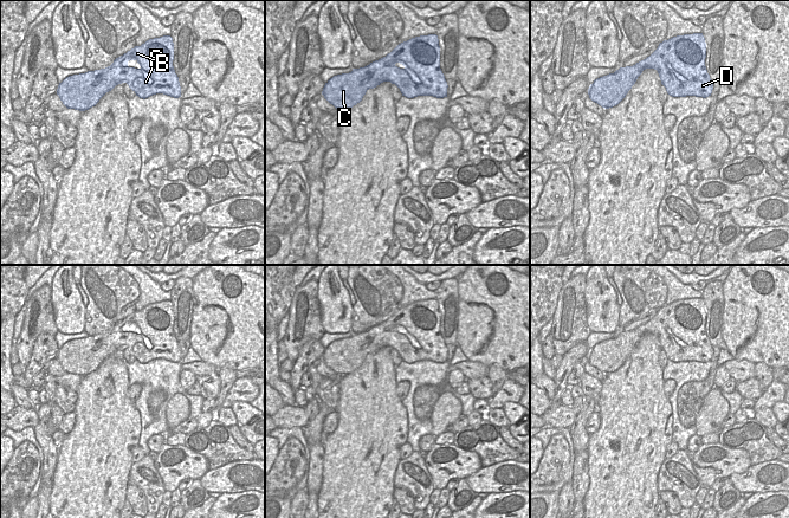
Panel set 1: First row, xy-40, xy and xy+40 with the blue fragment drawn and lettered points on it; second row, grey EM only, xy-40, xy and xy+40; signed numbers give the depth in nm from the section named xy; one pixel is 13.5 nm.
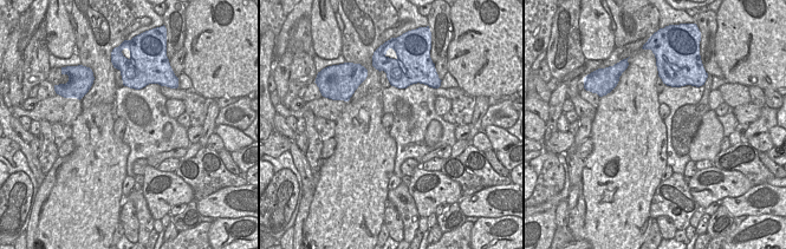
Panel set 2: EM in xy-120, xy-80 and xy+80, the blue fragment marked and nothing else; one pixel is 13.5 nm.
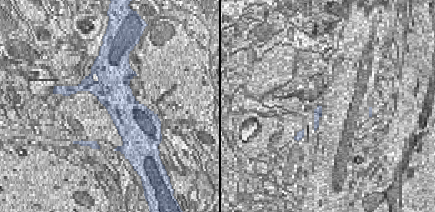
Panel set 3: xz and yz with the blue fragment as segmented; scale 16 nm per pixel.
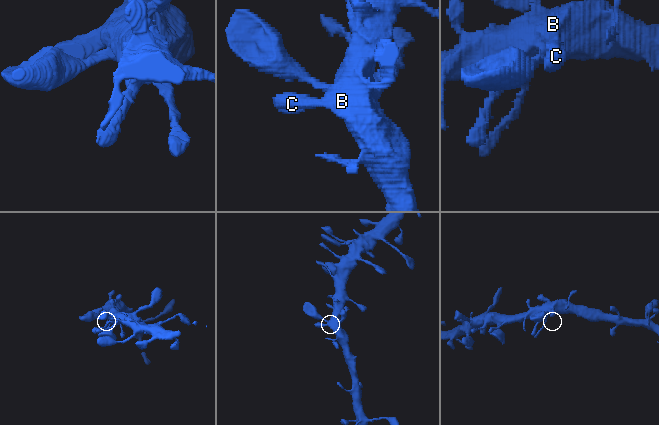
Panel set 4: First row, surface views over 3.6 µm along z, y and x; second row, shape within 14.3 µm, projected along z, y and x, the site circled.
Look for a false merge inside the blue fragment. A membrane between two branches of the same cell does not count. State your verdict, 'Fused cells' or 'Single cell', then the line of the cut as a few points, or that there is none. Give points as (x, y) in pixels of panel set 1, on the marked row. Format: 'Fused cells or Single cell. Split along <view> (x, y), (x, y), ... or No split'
Single cell. No split.

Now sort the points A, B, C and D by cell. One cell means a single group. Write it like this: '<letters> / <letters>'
A B C D

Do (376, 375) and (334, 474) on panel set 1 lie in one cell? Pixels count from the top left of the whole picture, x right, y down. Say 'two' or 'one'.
one

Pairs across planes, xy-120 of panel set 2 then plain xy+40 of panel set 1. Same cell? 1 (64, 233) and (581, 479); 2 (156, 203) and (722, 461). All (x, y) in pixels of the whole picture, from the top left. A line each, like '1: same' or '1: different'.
1: different
2: same

